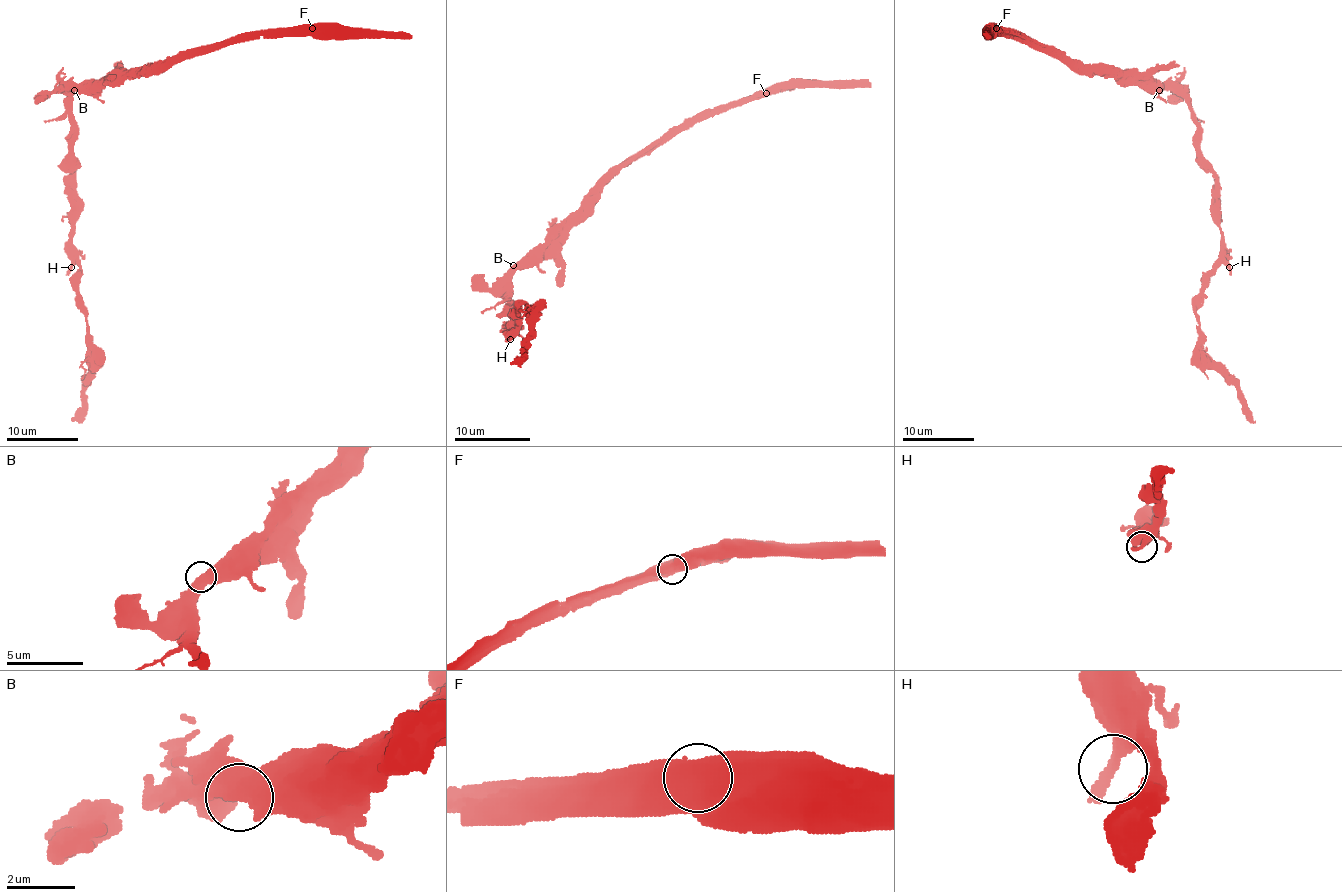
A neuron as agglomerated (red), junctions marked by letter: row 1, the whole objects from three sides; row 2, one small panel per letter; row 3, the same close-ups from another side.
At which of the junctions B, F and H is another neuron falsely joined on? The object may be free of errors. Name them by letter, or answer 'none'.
none

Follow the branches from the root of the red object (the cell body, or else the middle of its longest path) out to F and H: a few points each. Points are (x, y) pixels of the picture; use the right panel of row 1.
F: (1161, 84), (1098, 76), (1075, 65), (1054, 47), (997, 27)
H: (1161, 84), (1172, 86), (1184, 99), (1198, 127), (1198, 159), (1214, 179), (1214, 209), (1229, 268)

